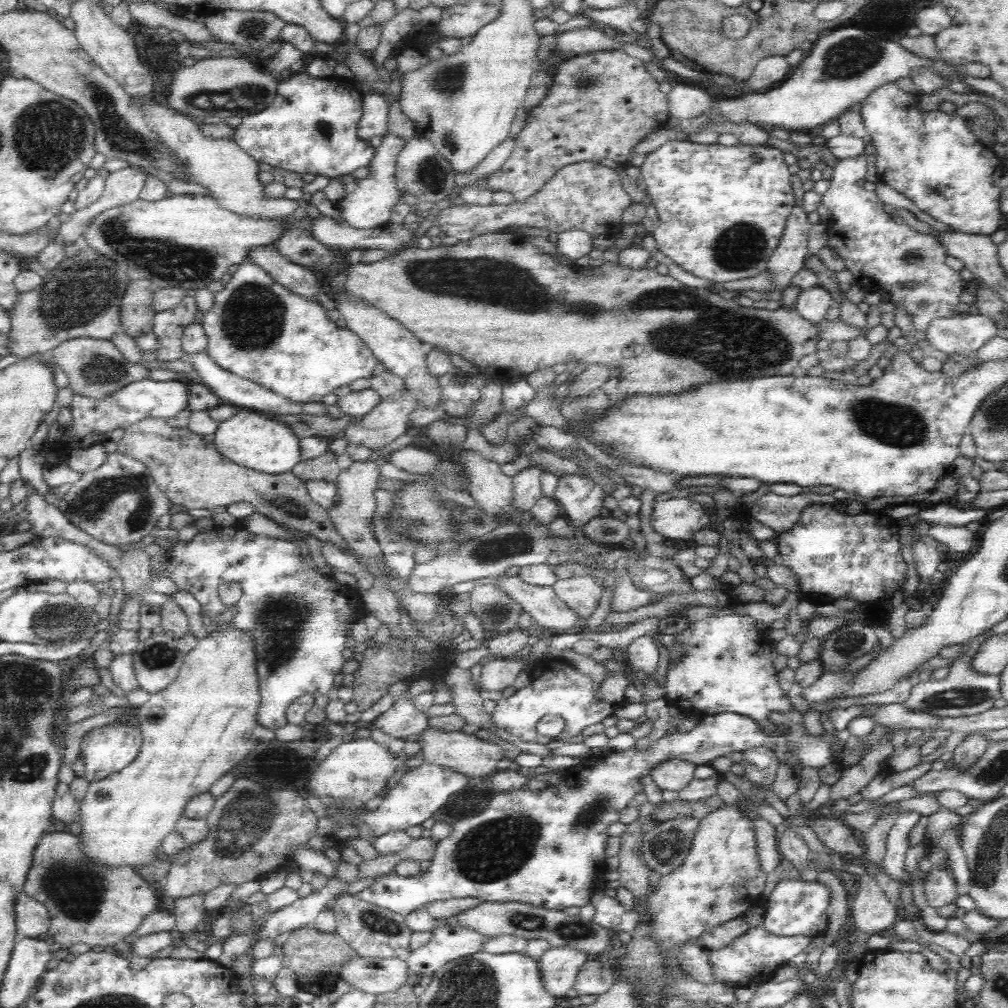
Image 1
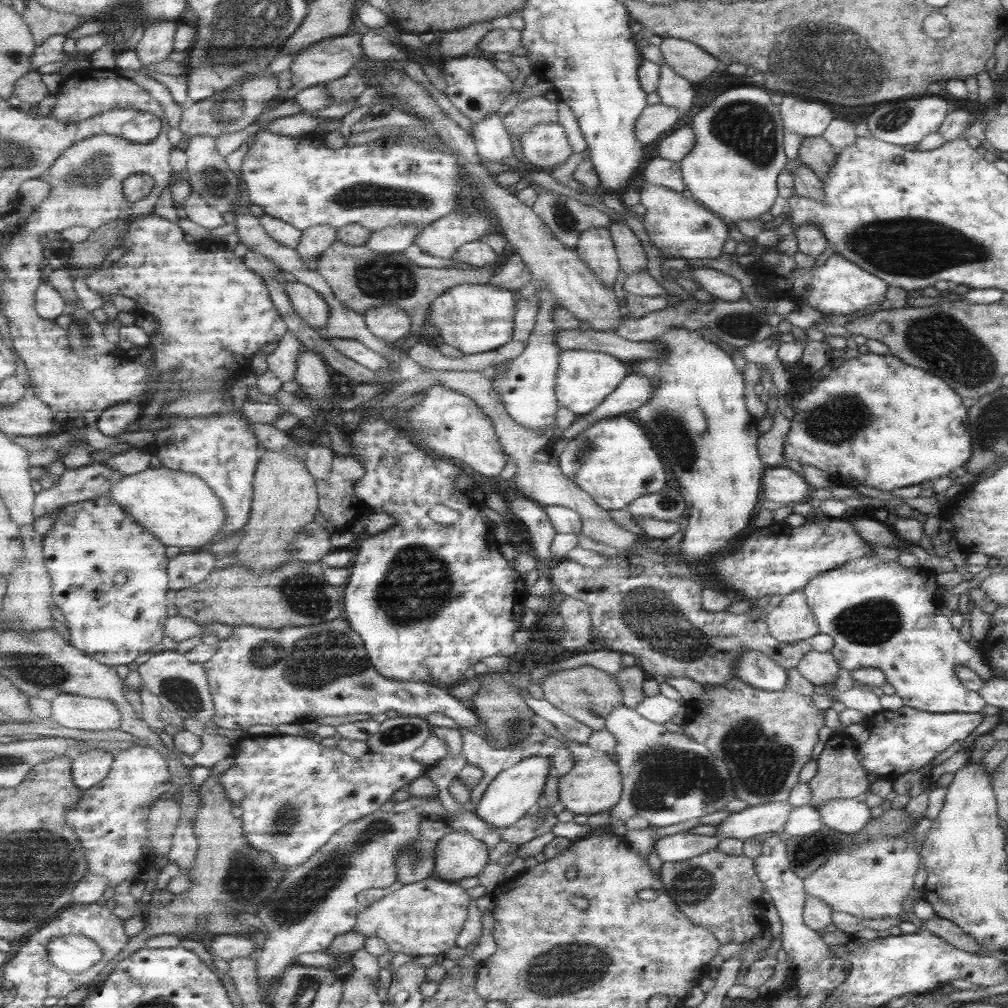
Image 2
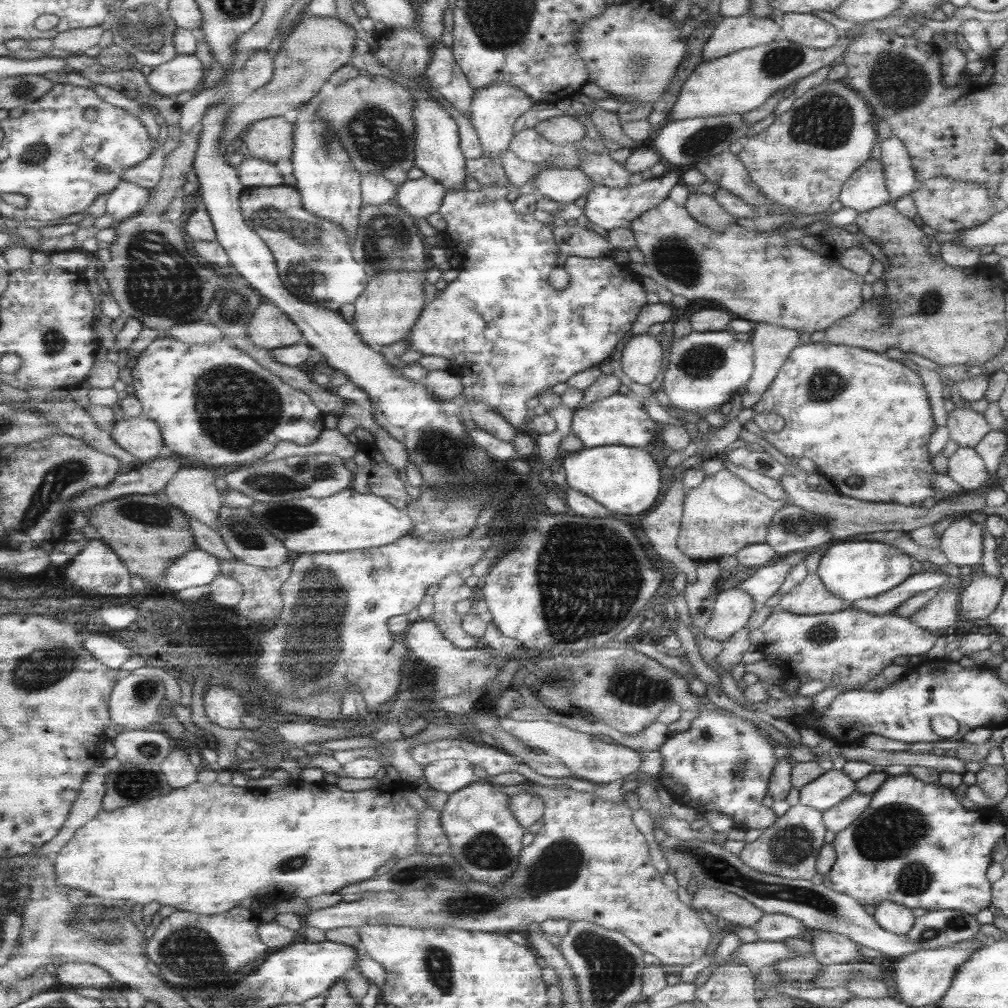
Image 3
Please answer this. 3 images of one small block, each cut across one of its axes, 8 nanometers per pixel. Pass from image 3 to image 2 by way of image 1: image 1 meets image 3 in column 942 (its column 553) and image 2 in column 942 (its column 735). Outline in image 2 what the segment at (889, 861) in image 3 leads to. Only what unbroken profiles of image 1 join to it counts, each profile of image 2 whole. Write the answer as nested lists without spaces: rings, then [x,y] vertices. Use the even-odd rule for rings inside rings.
[[[901,706],[897,710],[879,710],[865,717],[869,737],[858,743],[855,756],[866,773],[889,779],[907,771],[916,771],[927,766],[937,754],[949,748],[953,742],[964,740],[971,730],[982,721],[977,713],[928,713]]]

